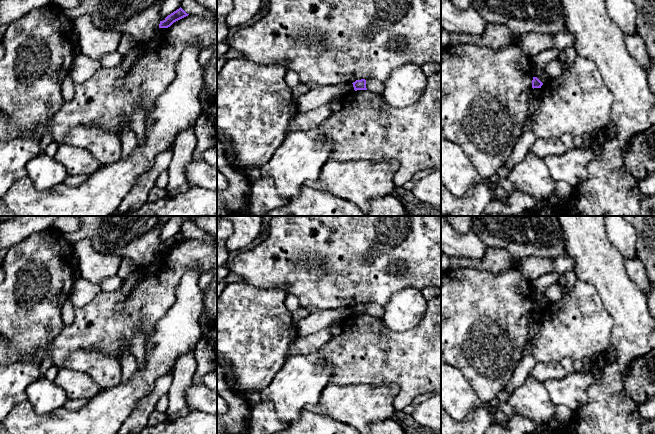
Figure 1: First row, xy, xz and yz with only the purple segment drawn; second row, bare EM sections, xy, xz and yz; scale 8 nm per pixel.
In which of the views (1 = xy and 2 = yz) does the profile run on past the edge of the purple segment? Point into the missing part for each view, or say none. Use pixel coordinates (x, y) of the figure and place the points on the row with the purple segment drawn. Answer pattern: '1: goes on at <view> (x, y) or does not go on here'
1: does not go on here
2: does not go on here

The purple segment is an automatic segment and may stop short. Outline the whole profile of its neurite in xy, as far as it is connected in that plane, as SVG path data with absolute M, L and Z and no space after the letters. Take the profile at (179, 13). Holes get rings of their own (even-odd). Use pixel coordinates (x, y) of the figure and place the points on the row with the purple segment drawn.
M181 7L168 15L163 21L160 21L159 28L168 28L170 27L174 22L188 16Z

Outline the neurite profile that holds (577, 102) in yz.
M577 56L573 65L559 77L550 78L541 86L541 100L533 115L536 138L560 139L563 134L578 137L593 134L598 129L608 130L614 97L604 84L595 63Z

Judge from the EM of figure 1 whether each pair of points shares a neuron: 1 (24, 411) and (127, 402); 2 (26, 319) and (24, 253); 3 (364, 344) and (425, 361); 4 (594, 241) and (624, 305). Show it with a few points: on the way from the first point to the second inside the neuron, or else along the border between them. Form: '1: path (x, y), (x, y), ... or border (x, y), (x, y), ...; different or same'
1: path (50, 422), (96, 422), (101, 417); same
2: path (27, 303), (27, 273), (25, 269); same
3: path (379, 356), (410, 359); same
4: path (595, 257), (607, 272), (616, 289); same

